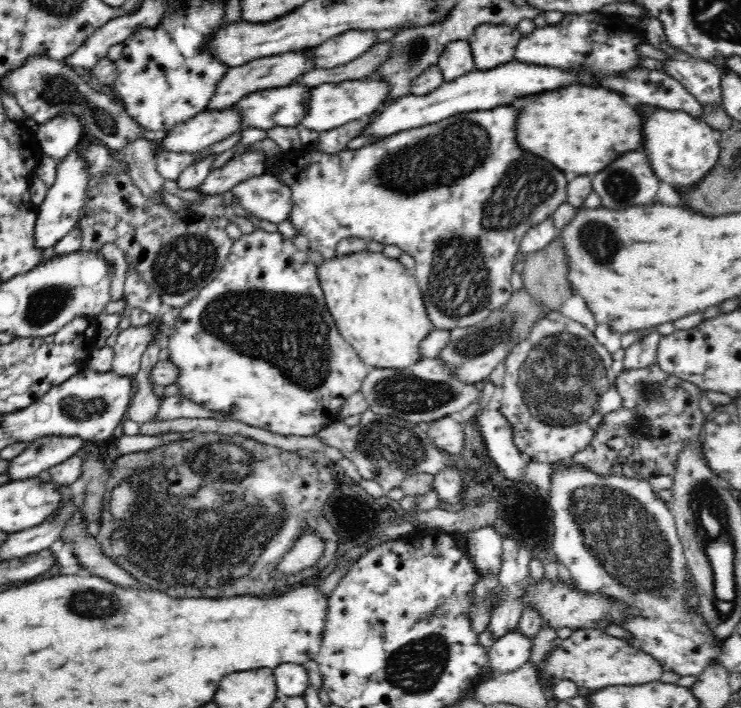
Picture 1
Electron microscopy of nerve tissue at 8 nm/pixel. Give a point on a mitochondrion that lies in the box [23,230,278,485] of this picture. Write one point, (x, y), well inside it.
(75, 408)

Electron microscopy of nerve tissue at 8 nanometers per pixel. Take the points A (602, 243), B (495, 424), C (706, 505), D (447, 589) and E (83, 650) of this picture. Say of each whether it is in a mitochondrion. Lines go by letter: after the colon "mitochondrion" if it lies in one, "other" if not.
A: mitochondrion
B: other
C: mitochondrion
D: other
E: other

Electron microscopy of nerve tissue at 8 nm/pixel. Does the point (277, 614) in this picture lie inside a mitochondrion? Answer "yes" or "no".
no

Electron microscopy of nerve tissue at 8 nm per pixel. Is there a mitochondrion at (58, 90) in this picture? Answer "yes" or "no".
yes

